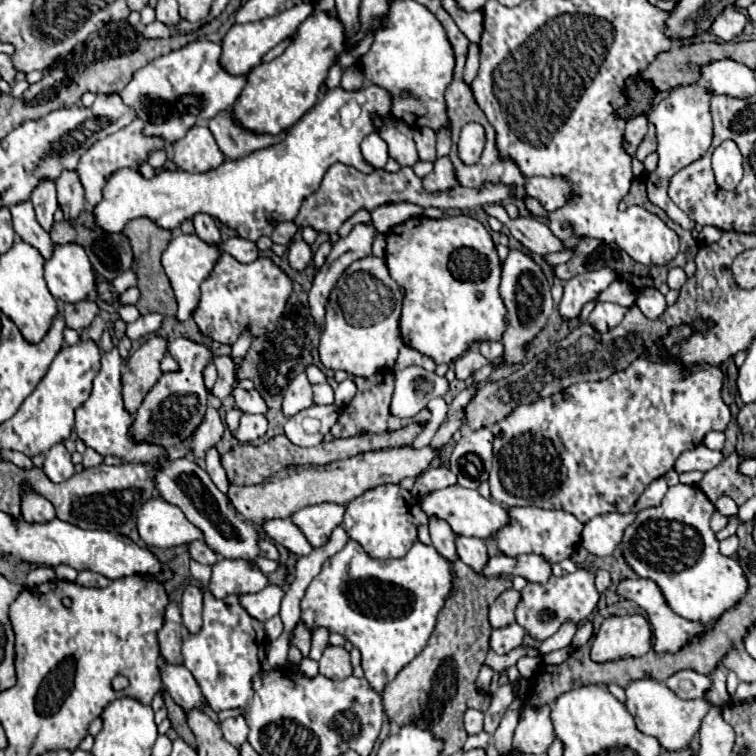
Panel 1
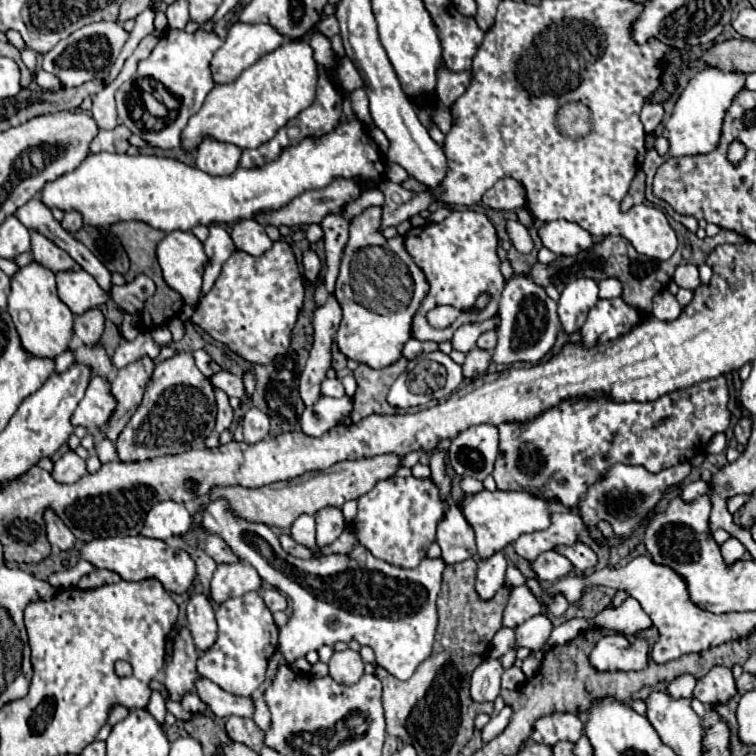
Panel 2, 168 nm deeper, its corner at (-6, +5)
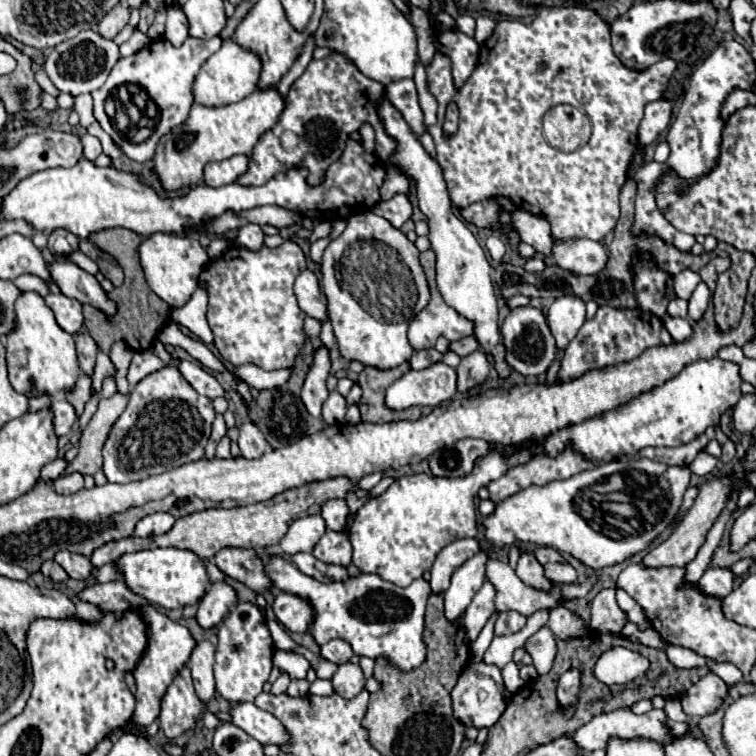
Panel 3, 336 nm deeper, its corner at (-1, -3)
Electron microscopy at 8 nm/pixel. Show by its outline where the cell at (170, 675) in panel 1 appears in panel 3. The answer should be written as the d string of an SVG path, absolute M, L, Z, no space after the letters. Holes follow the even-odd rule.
M237 703L229 709L229 715L233 725L241 727L261 743L281 745L289 739L285 727L271 713L259 709L255 703Z

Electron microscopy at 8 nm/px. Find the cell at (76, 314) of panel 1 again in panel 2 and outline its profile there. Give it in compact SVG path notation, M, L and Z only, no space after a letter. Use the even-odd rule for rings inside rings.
M90 309L84 315L74 317L74 333L84 345L88 347L98 345L102 331L104 331L104 315L100 309Z

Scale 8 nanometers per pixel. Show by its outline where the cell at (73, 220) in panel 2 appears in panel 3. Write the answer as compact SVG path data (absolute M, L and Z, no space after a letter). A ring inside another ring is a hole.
M55 229L51 235L49 235L49 251L53 255L67 255L71 251L77 251L77 243L79 243L79 237L69 233L67 229Z

